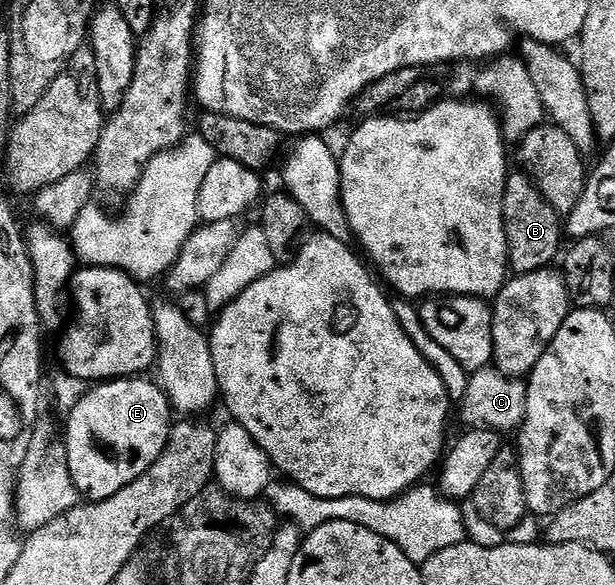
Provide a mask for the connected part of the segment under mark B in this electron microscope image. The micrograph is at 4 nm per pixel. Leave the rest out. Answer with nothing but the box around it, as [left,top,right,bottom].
[502,172,562,274]

